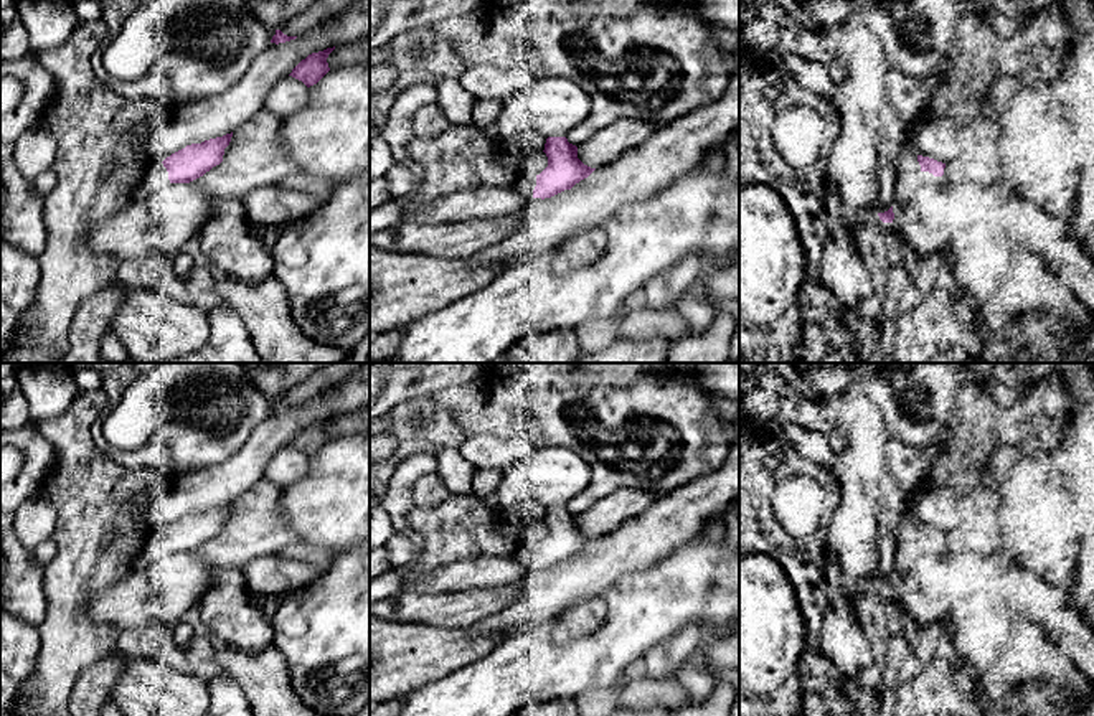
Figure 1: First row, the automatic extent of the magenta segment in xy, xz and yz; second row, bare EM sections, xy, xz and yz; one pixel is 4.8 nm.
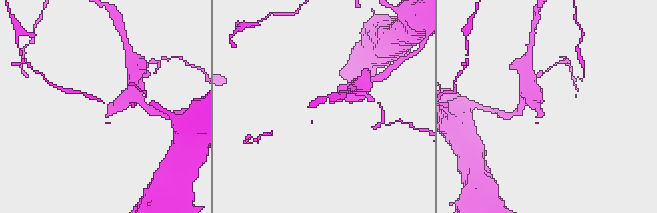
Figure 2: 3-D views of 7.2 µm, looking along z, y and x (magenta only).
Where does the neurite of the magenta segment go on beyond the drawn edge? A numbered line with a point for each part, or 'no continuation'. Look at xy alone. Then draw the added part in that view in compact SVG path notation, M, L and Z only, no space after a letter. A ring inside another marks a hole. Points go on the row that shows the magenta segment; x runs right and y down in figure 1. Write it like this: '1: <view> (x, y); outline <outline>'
1: xy (157, 177); outline M162 162L152 163L145 178L132 190L130 200L132 201L145 200L152 193L165 190L168 183L170 183L168 172L163 167L163 163Z

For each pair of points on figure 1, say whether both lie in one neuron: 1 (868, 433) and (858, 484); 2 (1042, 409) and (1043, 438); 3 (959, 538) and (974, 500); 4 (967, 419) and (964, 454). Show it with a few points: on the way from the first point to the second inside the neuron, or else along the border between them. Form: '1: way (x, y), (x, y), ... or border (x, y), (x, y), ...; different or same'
1: way (858, 446), (858, 471); same
2: way (1043, 416), (1043, 431); same
3: way (969, 528), (974, 523), (974, 510); same
4: way (967, 428), (967, 446); same

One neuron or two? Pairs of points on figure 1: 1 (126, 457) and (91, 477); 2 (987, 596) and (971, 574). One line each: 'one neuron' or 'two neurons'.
1: two neurons
2: two neurons

